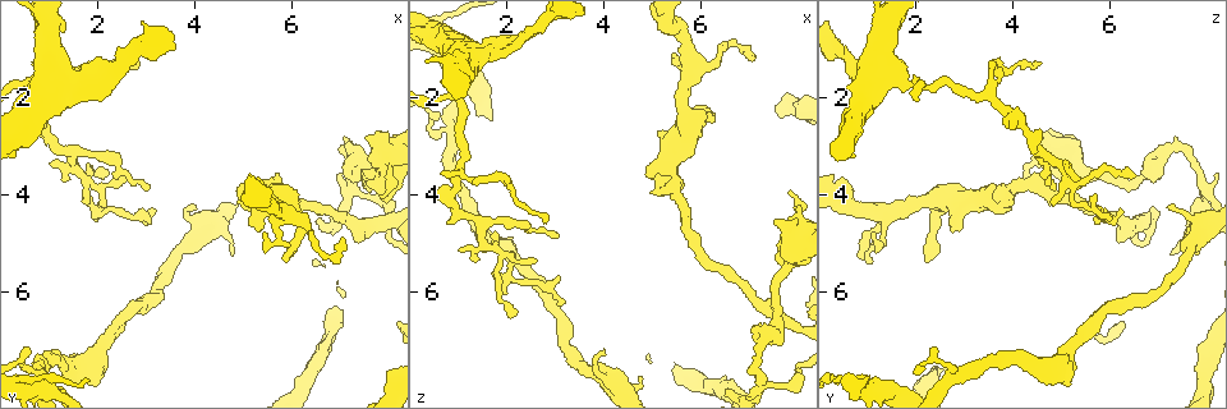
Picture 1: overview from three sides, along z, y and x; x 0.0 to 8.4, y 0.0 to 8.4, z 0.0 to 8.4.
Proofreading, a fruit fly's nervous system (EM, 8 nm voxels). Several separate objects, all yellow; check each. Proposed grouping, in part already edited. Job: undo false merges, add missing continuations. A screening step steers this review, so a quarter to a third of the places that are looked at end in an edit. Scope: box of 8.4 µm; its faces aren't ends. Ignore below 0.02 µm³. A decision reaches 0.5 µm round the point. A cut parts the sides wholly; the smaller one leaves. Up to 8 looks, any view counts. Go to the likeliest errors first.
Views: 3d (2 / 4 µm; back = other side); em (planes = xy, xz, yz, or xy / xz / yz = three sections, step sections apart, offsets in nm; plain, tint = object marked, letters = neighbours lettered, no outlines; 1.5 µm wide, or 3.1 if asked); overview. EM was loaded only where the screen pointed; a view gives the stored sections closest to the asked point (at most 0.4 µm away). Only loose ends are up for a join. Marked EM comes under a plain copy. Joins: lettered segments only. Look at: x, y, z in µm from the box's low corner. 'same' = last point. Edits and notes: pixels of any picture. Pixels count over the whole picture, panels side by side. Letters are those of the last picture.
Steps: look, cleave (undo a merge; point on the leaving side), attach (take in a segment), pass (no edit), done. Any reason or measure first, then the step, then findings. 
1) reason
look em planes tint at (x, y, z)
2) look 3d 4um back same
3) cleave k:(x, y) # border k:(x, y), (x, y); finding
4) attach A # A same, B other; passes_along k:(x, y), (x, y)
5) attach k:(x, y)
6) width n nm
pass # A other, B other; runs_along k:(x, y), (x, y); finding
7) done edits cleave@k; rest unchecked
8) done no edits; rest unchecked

branch stops here
look 3d 4um at (5.95, 5.40, 2.35)

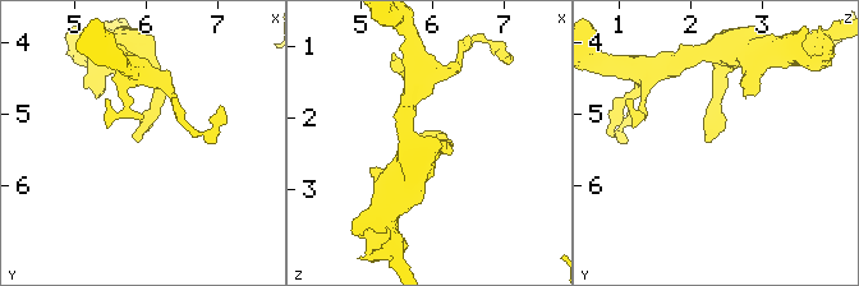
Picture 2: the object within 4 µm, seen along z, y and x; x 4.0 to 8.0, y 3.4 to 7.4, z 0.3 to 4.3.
look em planes letters at (5.90, 5.45, 2.30)

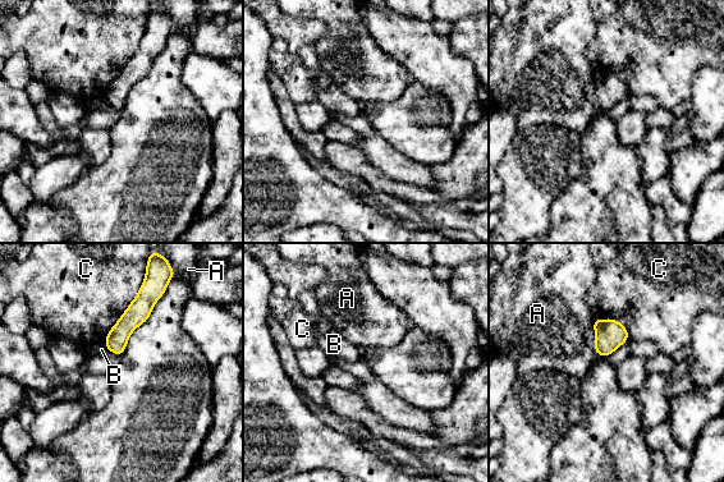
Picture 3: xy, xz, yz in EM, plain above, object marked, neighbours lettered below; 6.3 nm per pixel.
pass # A other, B other, C other; runs_along 3:(147, 294), (113, 349); none of them fits

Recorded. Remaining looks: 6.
look em planes tint at (1.00, 3.35, 5.15)

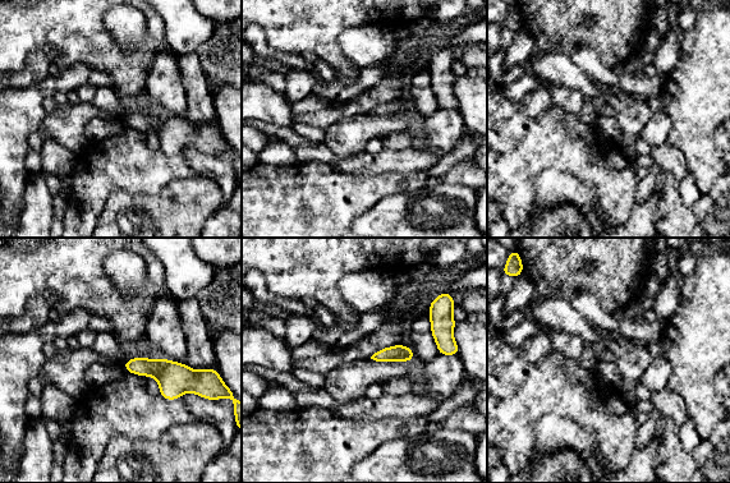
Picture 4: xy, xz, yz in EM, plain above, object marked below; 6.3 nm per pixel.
what lies round it
look em planes letters same

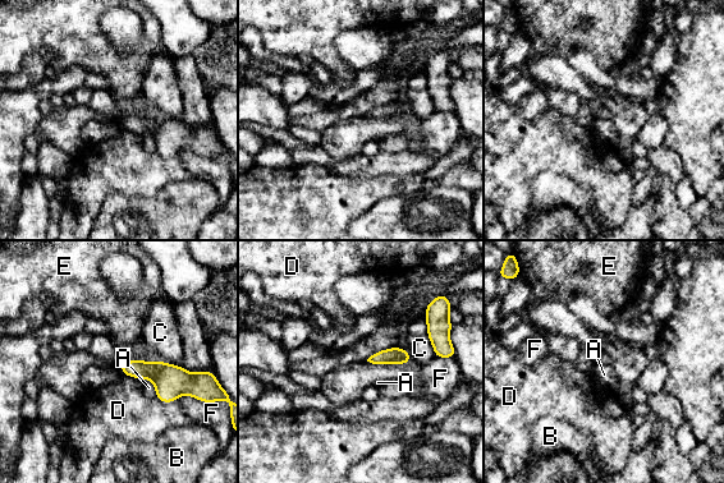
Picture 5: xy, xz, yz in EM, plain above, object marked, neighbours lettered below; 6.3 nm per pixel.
longest_contact C 260 nm
pass # A other, B other, C other, D other, E other, F other; no lettered segment goes on from it

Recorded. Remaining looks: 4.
branch point
look em planes letters at (7.55, 3.55, 6.85)

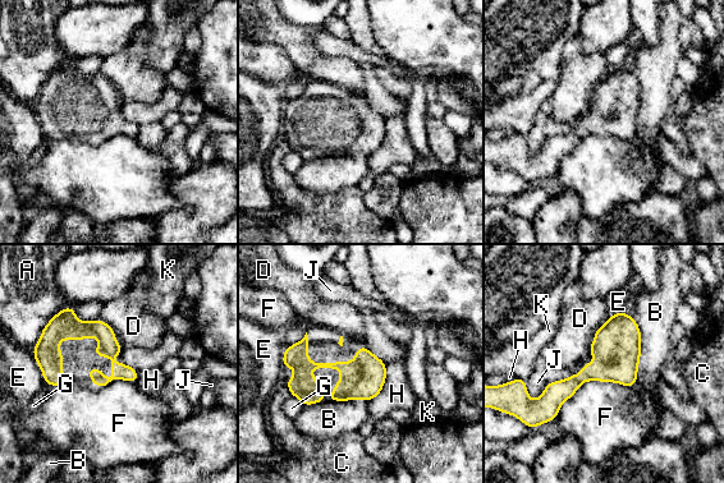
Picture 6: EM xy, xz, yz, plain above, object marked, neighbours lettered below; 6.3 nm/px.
longest_contact F 550 nm
pass # A other, B other, C other, D other, E other, F other, G other, H other, J other, K other; runs_along 6:(633, 325), (592, 371), (541, 406); continuous, no second neuron

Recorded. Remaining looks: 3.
done no edits; rest unchecked

